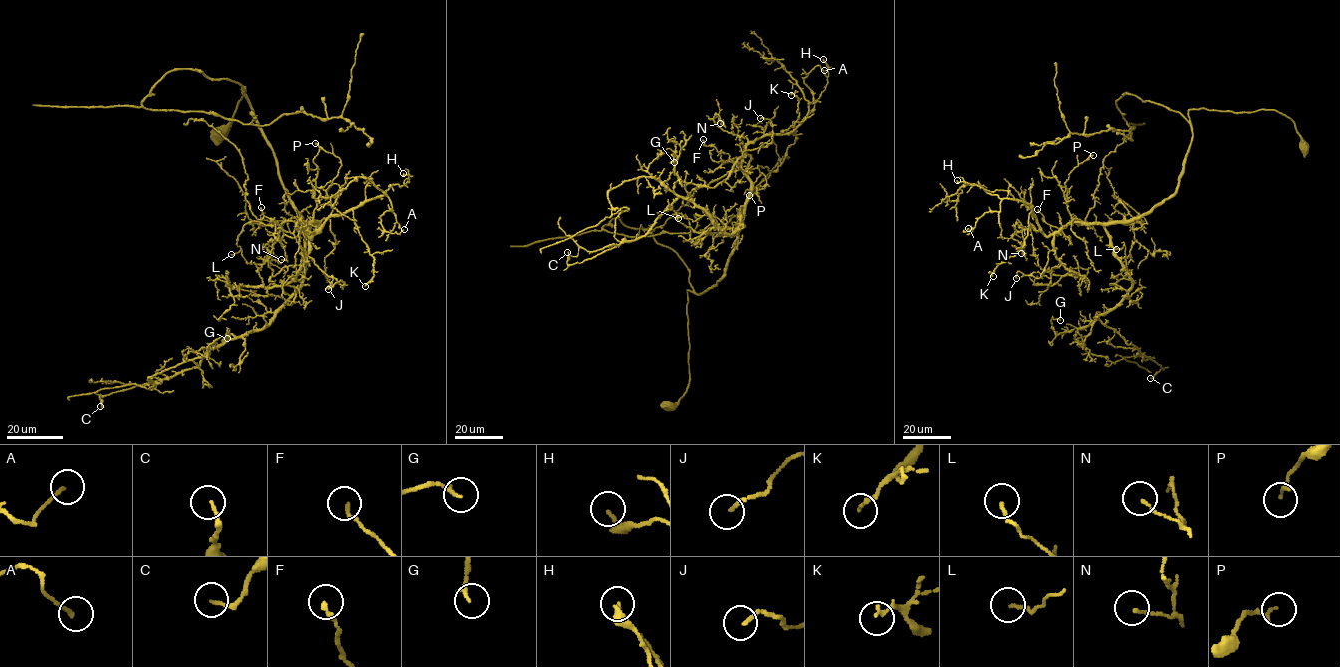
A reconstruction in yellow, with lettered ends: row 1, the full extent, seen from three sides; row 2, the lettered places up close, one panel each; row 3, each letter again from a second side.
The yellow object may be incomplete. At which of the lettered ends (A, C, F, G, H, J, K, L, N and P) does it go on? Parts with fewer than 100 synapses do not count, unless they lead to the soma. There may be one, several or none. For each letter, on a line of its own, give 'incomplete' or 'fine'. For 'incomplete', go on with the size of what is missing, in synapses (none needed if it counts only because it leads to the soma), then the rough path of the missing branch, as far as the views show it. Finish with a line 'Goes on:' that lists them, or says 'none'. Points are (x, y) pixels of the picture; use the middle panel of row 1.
A: fine
C: fine
F: fine
G: fine
H: fine
J: fine
K: fine
L: fine
N: fine
P: fine
Goes on: none

